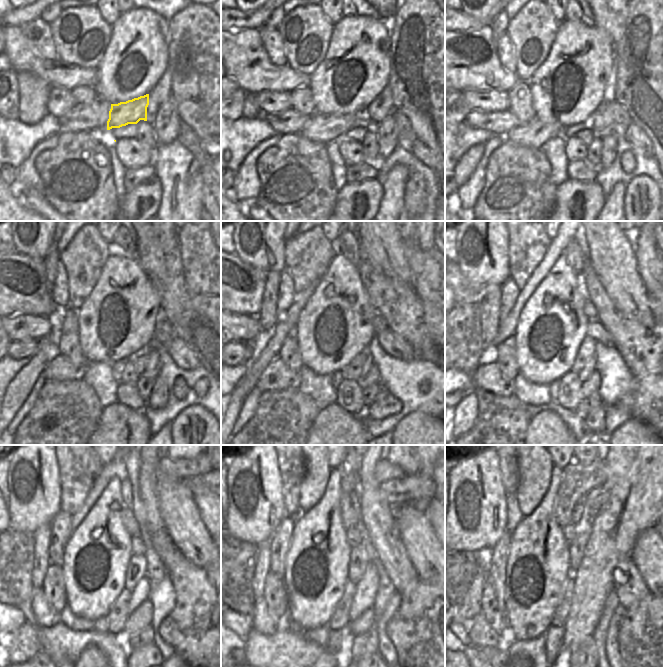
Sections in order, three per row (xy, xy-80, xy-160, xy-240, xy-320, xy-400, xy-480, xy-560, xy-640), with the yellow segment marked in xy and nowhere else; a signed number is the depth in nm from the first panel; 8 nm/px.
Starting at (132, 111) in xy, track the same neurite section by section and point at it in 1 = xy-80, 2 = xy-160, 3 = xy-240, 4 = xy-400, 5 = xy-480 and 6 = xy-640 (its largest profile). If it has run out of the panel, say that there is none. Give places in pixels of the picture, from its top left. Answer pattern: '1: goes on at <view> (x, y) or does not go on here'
1: goes on at xy-80 (323, 128)
2: goes on at xy-160 (534, 134)
3: goes on at xy-240 (61, 368)
4: goes on at xy-400 (488, 377)
5: goes on at xy-480 (46, 616)
6: goes on at xy-640 (481, 634)

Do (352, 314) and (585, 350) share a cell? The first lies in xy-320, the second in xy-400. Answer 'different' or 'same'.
different

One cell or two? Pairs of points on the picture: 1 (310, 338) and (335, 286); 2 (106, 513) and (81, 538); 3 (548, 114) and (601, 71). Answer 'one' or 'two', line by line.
1: one
2: one
3: one

